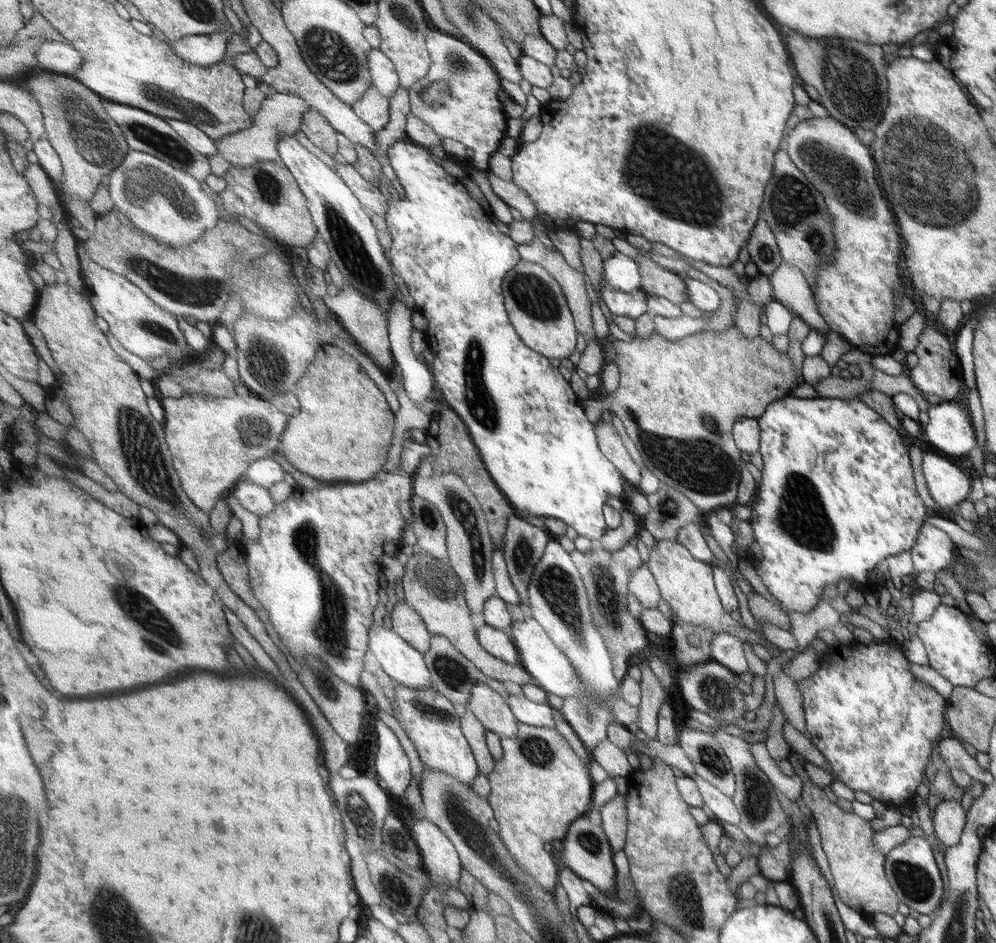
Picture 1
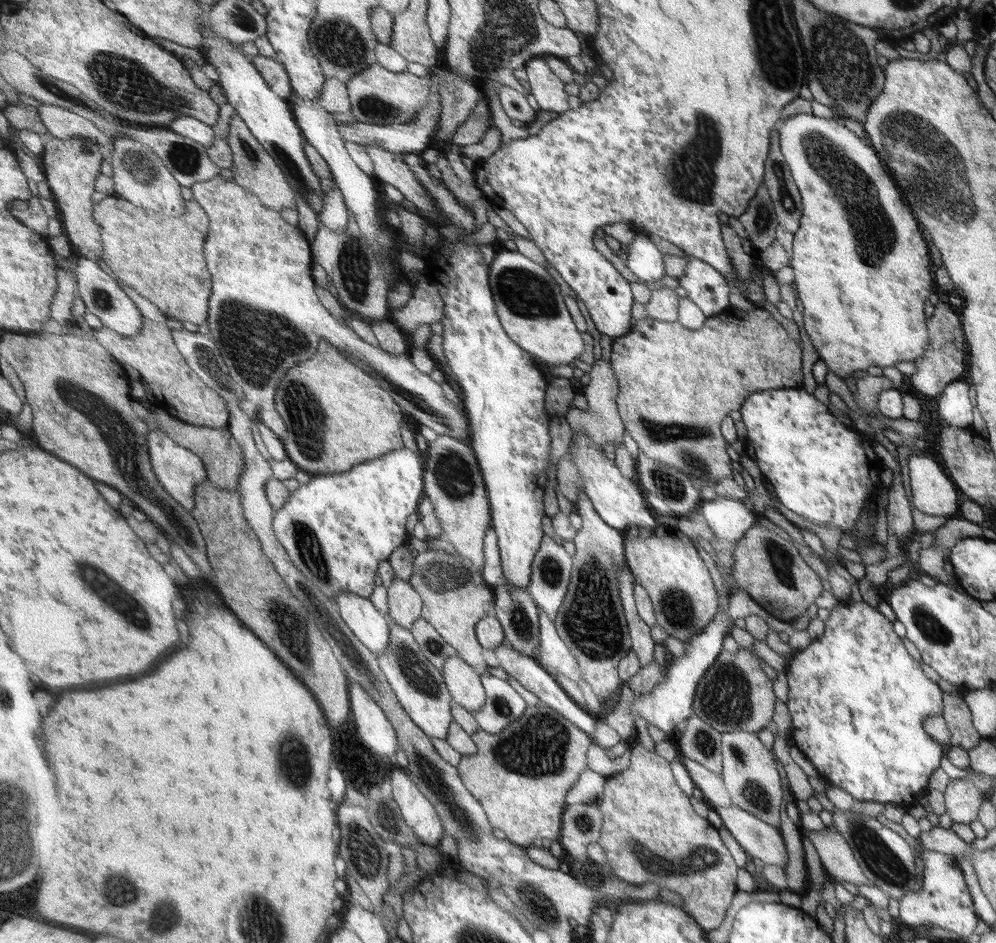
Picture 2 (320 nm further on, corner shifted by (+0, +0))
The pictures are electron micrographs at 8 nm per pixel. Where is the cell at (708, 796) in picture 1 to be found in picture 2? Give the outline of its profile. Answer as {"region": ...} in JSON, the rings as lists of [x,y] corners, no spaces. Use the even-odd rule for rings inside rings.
{"region":[[[730,804],[725,808],[712,808],[748,858],[759,858],[763,864],[785,868],[787,853],[779,829],[773,828]]]}

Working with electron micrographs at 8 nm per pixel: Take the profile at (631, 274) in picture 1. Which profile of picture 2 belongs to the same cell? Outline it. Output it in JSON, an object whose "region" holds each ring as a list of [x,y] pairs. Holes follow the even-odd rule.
{"region":[[[639,232],[629,248],[629,254],[624,256],[625,266],[639,280],[648,283],[665,278],[666,264],[663,252],[647,234]]]}

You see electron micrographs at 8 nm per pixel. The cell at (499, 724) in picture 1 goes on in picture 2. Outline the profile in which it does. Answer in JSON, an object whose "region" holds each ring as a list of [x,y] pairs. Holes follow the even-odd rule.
{"region":[[[459,654],[447,658],[442,672],[456,703],[471,712],[485,704],[487,693],[480,674]]]}

